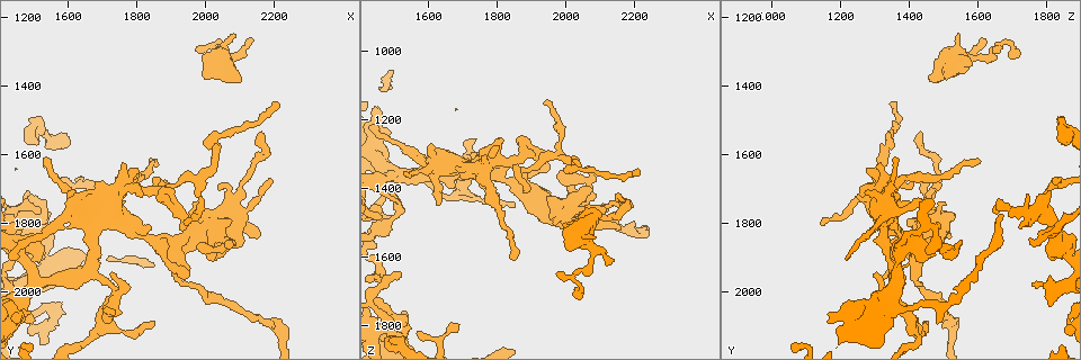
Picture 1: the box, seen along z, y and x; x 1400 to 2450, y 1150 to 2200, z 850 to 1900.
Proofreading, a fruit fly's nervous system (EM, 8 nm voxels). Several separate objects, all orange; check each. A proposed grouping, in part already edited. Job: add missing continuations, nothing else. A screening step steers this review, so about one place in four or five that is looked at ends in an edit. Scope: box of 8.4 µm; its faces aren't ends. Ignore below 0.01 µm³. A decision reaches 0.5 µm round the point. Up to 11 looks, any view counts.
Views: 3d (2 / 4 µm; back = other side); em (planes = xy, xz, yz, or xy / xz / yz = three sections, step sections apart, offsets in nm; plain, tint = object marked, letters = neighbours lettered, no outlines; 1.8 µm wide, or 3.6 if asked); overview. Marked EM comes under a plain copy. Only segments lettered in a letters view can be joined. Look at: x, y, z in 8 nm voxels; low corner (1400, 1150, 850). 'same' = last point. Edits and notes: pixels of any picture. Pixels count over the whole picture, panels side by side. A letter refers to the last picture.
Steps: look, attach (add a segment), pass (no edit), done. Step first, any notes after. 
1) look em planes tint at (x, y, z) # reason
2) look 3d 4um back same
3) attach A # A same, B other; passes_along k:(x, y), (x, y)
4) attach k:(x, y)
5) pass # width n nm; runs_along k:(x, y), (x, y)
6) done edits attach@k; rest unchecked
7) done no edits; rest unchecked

look 3d 4um at (1480, 1870, 1500) # touches itself

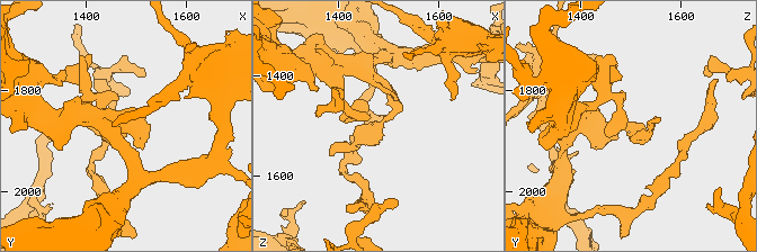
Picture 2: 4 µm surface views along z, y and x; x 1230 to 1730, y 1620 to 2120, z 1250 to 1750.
look em xz step 16 letters at (1485, 1870, 1500) # shape alone is not enough

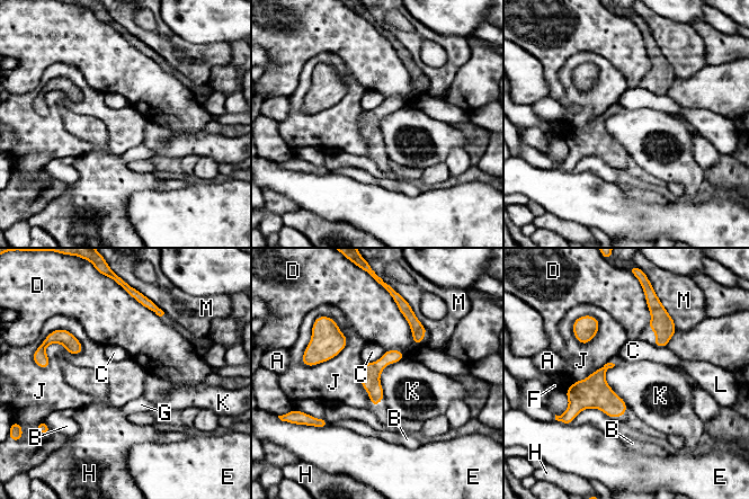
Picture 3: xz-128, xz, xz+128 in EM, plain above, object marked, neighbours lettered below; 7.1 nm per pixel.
pass # A other, B other, C other, D other, E other, F other, G other, H other, J other, K other, L other, M other; runs_along 3:(400, 355), (374, 371), (374, 402); no lettered segment goes on from it

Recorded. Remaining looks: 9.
look em planes letters at (1495, 2095, 1490) # branch stops here

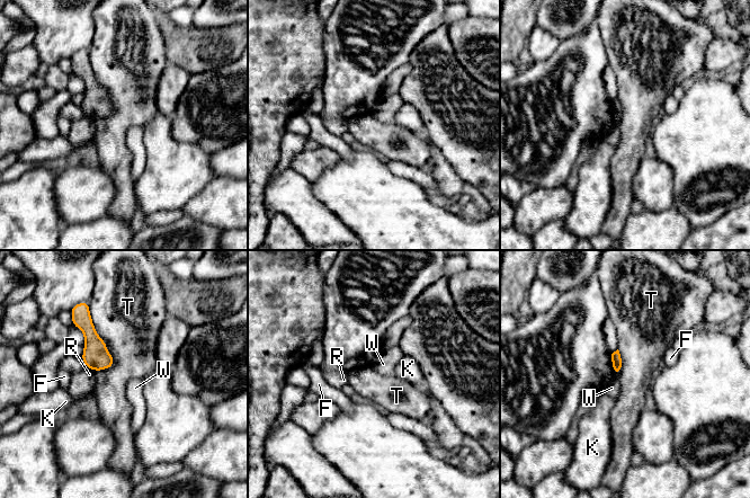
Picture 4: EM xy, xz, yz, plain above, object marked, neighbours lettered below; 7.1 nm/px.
pass # width 80 nm; F other, K other, R other, T other, W other; border 4:(88, 305), (114, 362), (101, 371); no lettered segment goes on from it

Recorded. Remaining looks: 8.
look 3d 2um back at (2085, 1255, 1540)

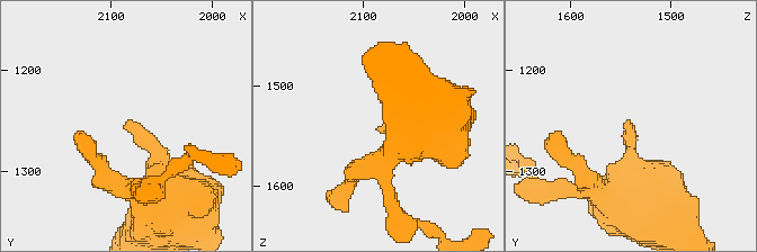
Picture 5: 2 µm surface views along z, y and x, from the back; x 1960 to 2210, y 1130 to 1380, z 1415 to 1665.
look em planes letters at (2082, 1250, 1542) # need the tissue

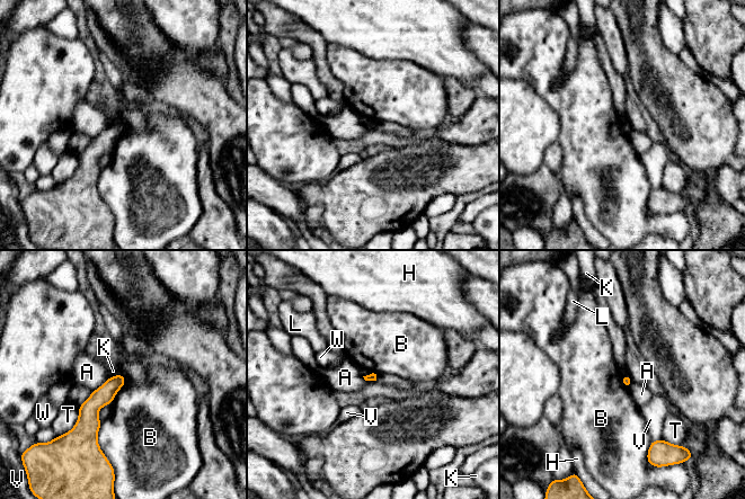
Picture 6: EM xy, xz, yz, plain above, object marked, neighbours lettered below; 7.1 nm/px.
pass # A other, B other, H other, K other, L other, T other, V other, W other; border 6:(121, 373), (111, 376); none of them fits

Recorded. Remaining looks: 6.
look em yz step 8 letters at (2195, 1685, 1455) # free end

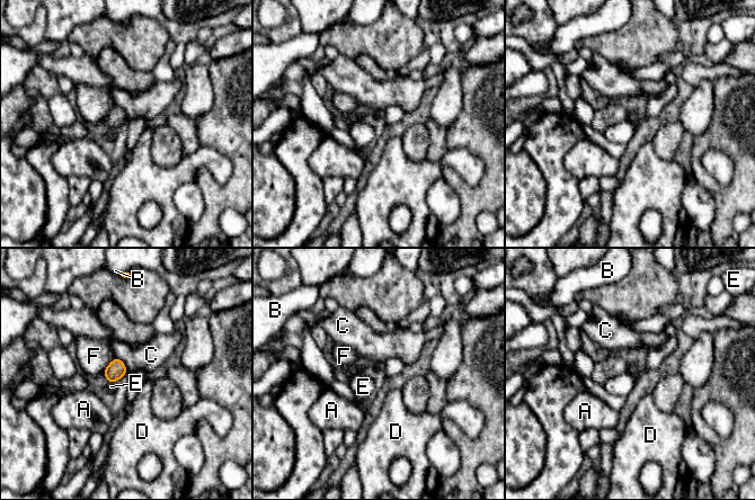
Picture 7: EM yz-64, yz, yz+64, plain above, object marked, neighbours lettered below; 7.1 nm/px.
pass # longest_contact C 150 nm; A other, B other, C other, D other, E other, F other; none of them fits

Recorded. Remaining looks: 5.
done no edits; rest unchecked

